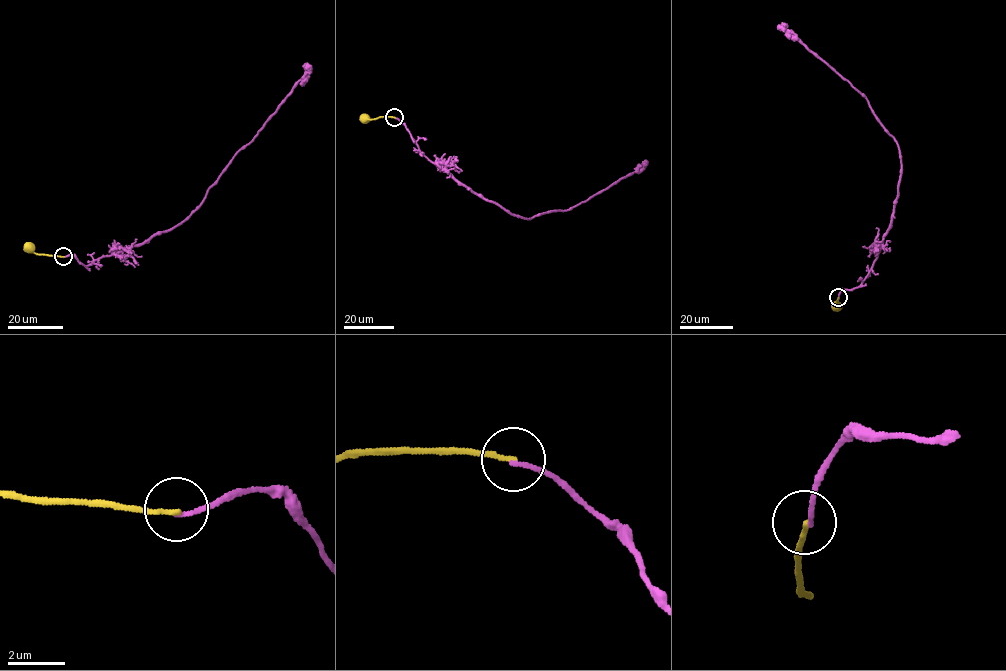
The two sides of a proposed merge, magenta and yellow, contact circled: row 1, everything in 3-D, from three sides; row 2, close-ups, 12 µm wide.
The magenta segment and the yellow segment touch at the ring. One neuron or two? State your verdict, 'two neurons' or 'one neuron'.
two neurons

